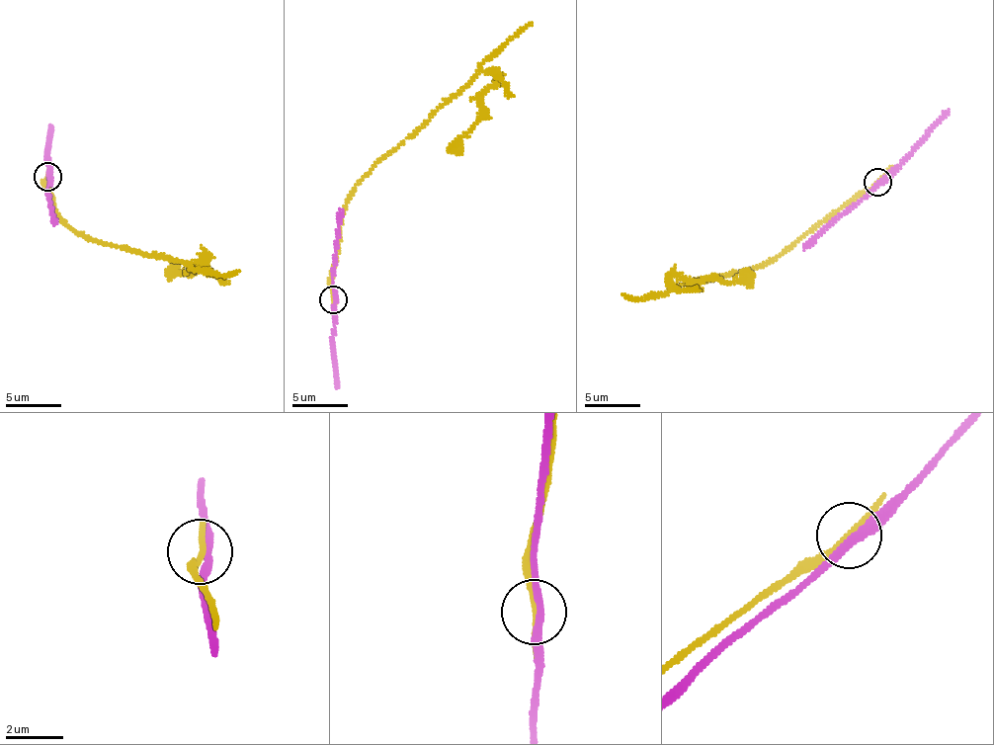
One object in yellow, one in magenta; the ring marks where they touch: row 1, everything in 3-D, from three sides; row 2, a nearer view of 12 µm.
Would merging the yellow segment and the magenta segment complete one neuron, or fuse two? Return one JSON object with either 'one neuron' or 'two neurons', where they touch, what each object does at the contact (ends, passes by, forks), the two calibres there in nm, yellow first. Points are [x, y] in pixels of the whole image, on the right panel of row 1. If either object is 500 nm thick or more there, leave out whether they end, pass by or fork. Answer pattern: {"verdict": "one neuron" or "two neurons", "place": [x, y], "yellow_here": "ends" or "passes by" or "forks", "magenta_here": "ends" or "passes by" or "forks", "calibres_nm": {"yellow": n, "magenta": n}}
{"verdict": "two neurons", "place": [877, 182], "yellow_here": "passes by", "magenta_here": "passes by", "calibres_nm": {"yellow": 170, "magenta": 300}}

